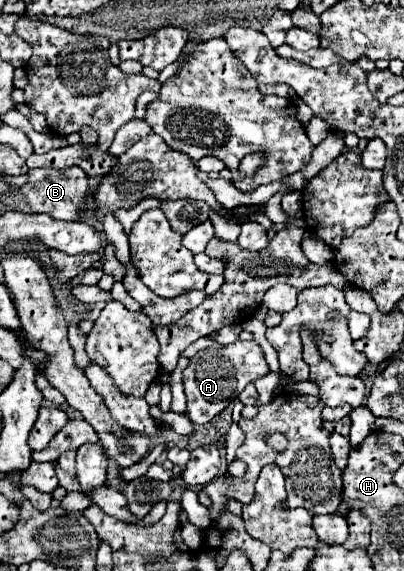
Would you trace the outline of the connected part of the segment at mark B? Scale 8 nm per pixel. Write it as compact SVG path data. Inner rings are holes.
M69 167L69 169L31 169L29 181L21 187L21 193L27 197L29 205L35 213L47 213L55 219L67 219L67 221L79 221L79 213L83 211L87 203L87 175L81 167Z

